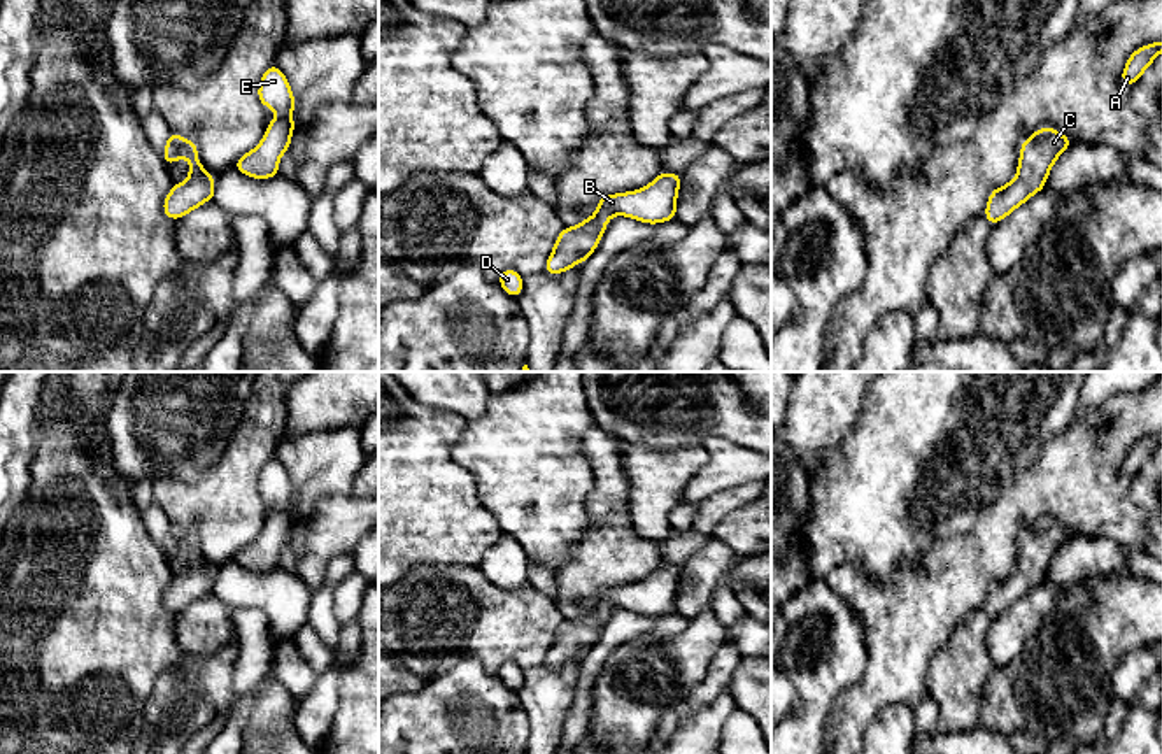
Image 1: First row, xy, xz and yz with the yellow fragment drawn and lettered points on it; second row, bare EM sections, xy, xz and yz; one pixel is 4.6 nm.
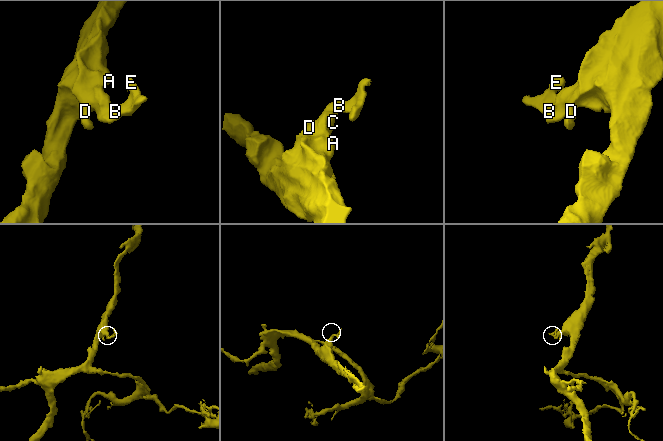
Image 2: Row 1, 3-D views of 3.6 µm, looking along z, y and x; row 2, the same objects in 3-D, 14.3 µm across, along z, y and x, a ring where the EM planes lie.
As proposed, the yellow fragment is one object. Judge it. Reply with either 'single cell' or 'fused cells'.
single cell

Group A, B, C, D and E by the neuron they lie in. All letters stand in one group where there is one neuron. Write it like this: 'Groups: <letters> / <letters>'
Groups: A B C D E

